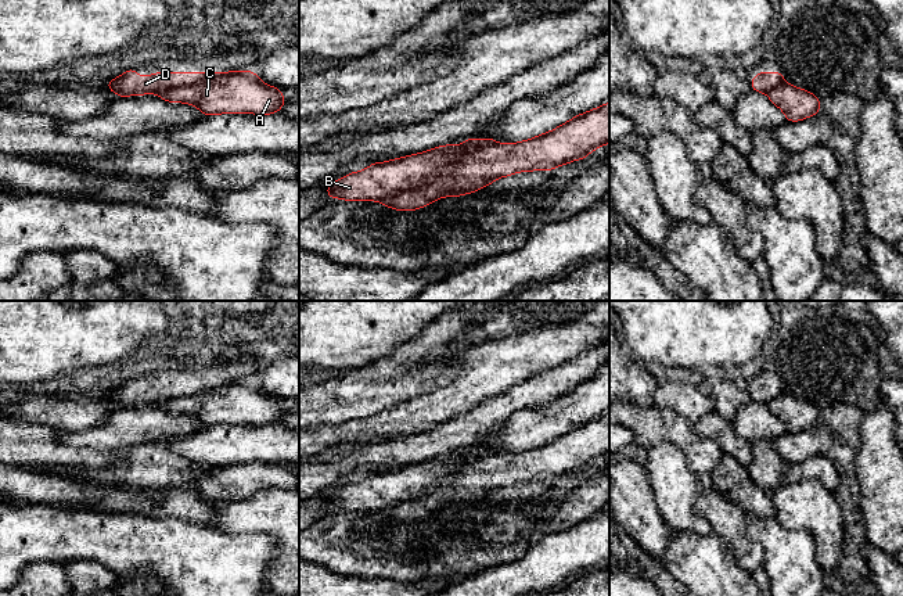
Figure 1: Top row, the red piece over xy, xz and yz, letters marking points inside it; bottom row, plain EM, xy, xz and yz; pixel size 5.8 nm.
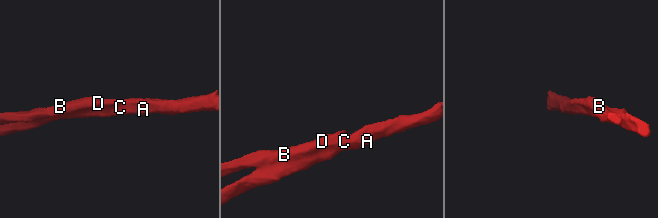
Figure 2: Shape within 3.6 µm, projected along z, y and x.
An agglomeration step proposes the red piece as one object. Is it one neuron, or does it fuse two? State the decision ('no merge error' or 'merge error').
merge error

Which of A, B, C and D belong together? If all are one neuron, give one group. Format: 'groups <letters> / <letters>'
groups A C / B D

